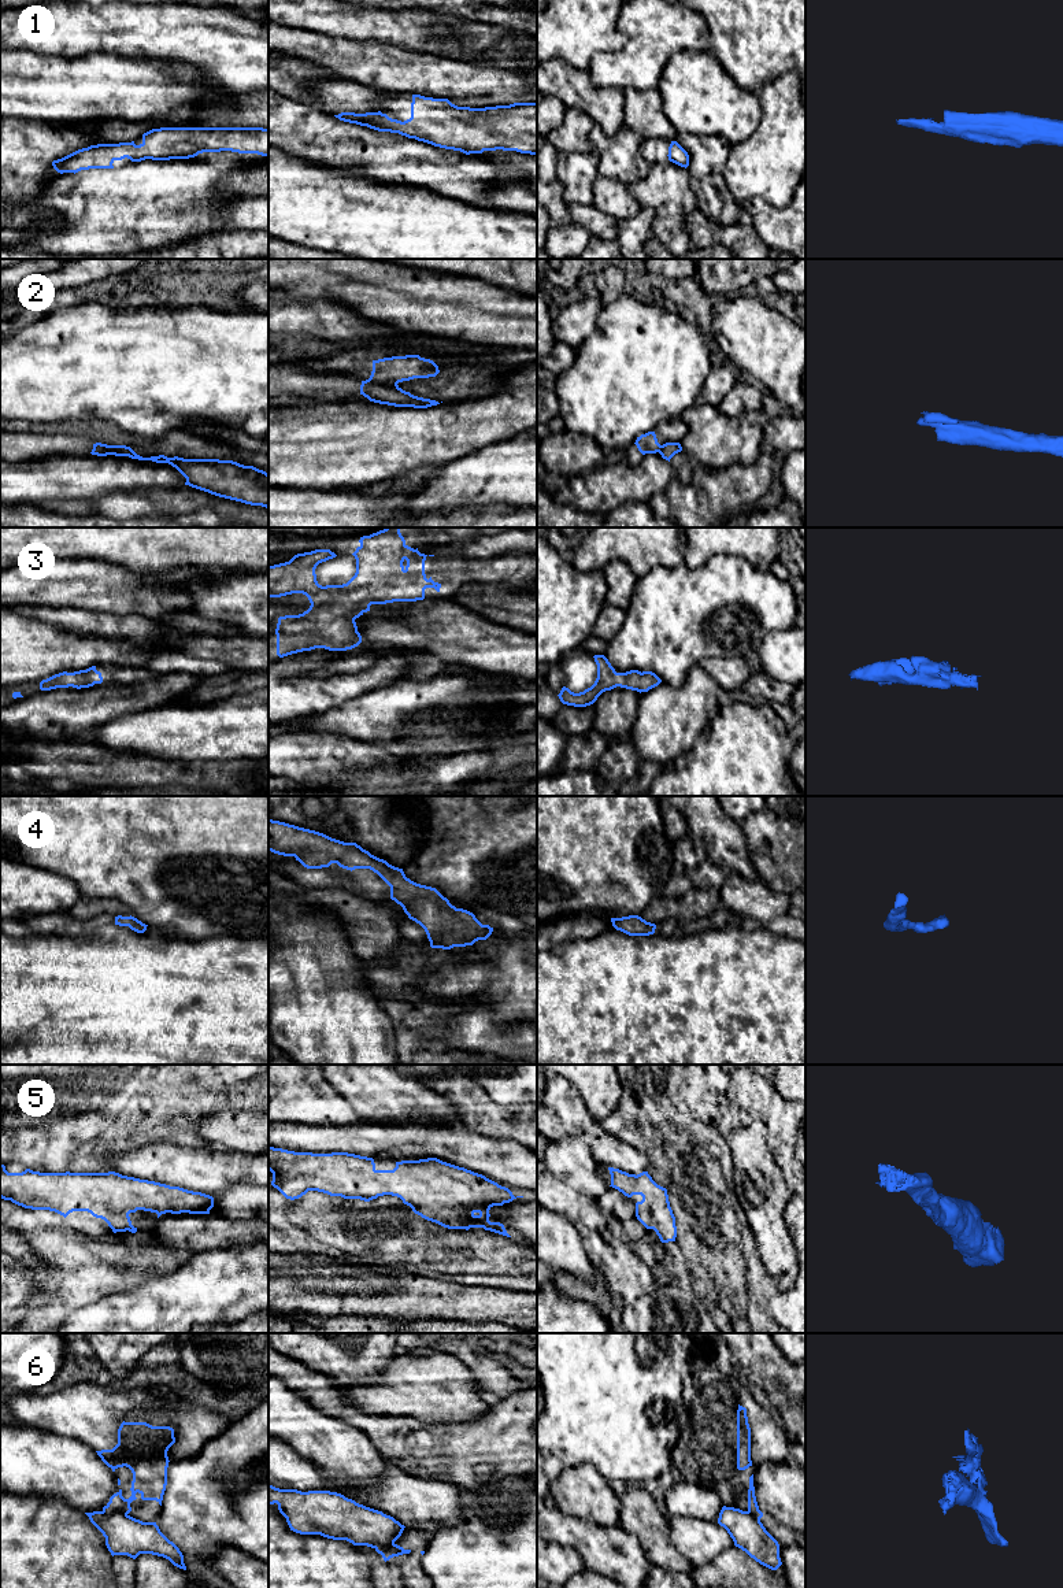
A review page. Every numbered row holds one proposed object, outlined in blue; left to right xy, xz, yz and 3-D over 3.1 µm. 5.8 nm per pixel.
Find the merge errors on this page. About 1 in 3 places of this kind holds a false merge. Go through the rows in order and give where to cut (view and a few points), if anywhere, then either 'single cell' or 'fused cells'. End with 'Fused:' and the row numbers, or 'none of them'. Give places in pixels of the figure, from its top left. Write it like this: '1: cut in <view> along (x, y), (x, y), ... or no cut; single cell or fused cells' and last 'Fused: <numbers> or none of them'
1: no cut; single cell
2: cut in xz along (369, 378), (377, 382), (396, 384); fused cells
3: no cut; single cell
4: no cut; single cell
5: no cut; single cell
6: cut in xy along (103, 1510), (126, 1514); fused cells
Fused: 2, 6

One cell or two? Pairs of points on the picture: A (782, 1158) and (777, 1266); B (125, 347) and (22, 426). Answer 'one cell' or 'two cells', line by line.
A: two cells
B: two cells

